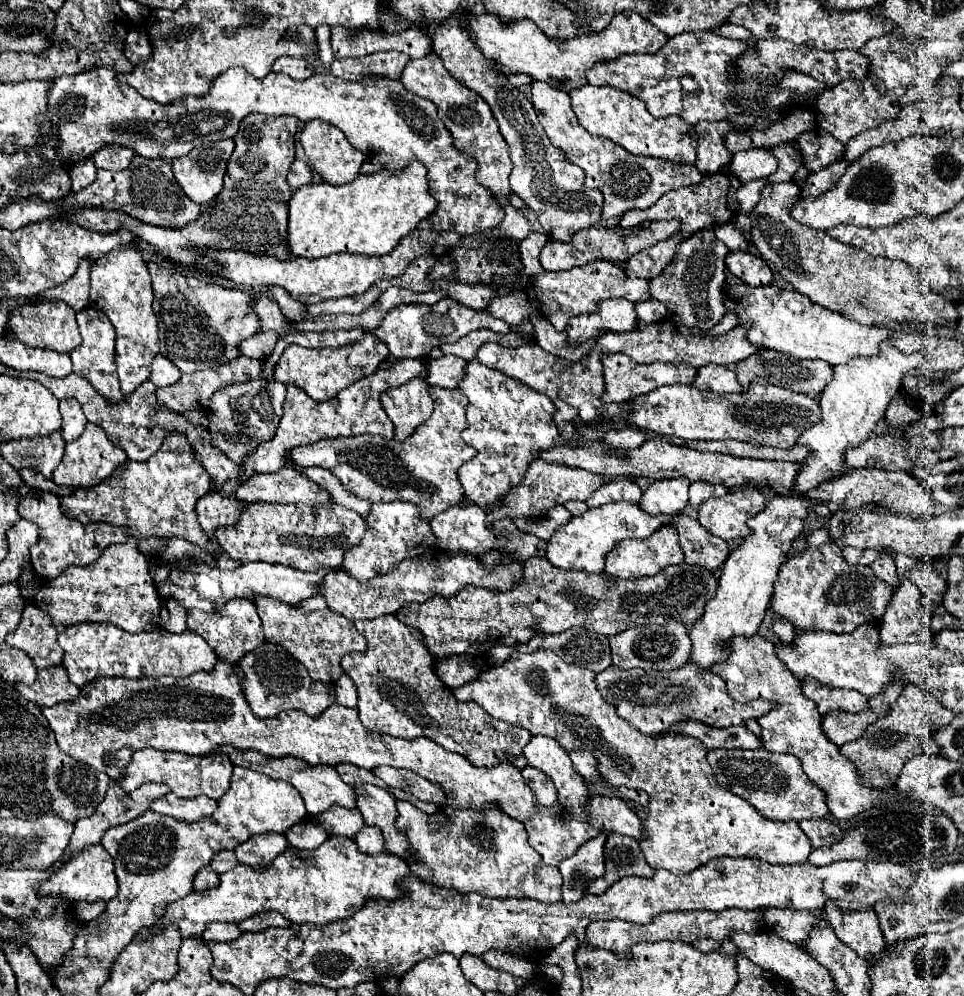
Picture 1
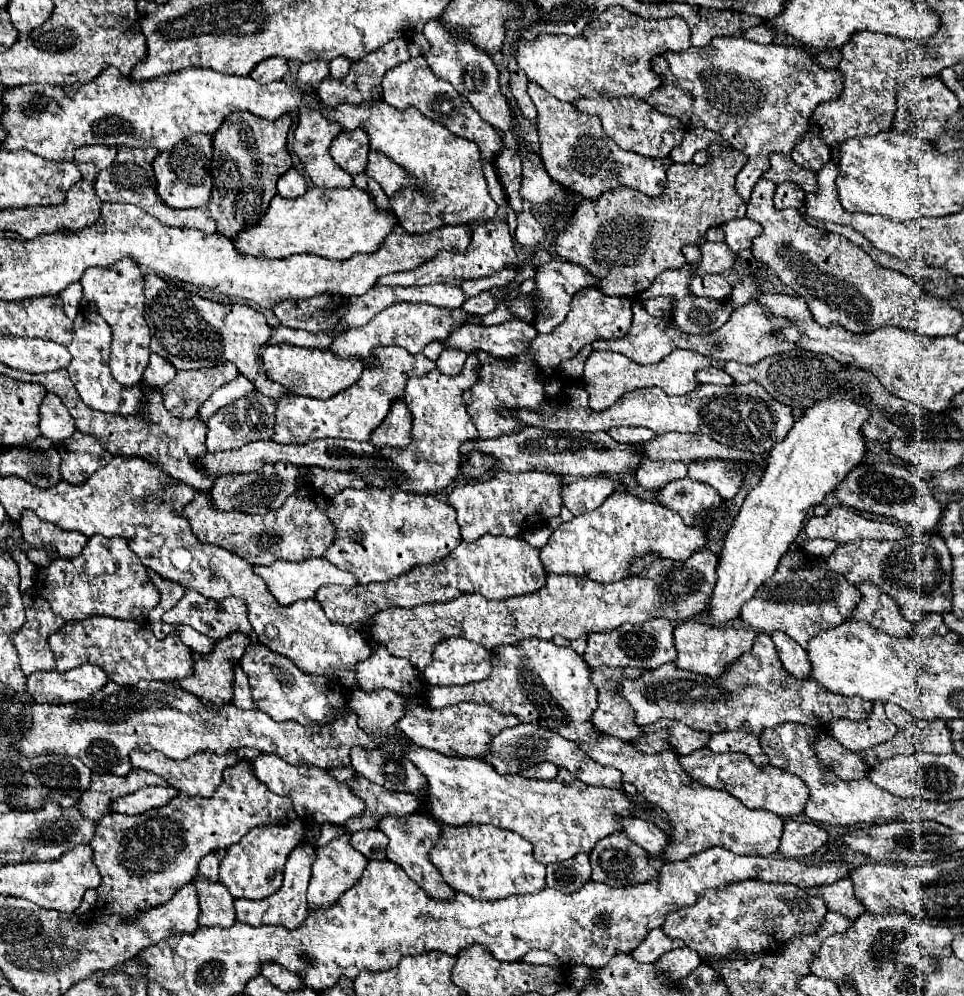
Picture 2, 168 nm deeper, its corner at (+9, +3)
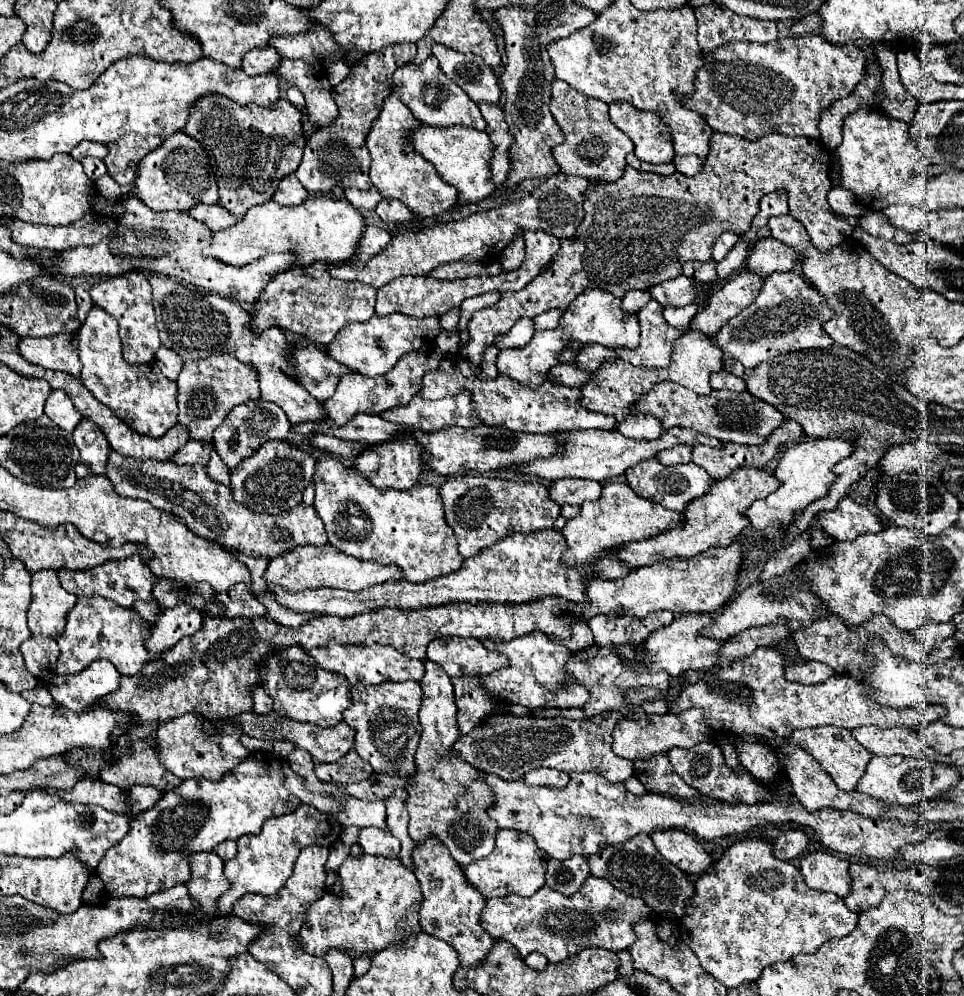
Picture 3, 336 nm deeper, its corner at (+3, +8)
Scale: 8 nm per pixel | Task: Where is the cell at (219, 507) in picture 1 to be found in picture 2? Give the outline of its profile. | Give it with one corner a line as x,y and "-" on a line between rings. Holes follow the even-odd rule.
266,463
262,473
240,473
240,475
220,475
210,491
214,507
220,511
242,511
250,515
266,515
284,505
284,501
298,489
300,465
292,463

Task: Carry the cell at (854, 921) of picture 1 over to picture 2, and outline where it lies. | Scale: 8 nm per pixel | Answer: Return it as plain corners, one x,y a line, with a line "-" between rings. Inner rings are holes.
850,877
838,879
836,883
830,885
820,885
820,887
808,887
806,893
814,895
814,897
822,897
826,901
826,907
830,911
842,913
850,919
856,919
860,913
864,913
866,909
860,907
860,903
854,899
854,887

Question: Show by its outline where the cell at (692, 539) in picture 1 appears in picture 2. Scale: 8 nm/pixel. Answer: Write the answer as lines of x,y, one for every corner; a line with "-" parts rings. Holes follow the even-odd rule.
614,491
598,509
578,515
574,517
570,523
560,523
552,537
548,539
548,543
540,549
540,559
544,563
546,573
554,573
554,575
576,575
576,577
588,577
596,583
616,583
622,581
626,577
632,575
630,571
630,561
644,557
648,553
654,553
662,559
672,559
672,561
680,561
680,559
688,559
694,551
702,549
706,545
706,531
700,531
698,527
688,527
682,523
682,519
656,503
650,501
642,501
638,497
632,497
630,493
624,491

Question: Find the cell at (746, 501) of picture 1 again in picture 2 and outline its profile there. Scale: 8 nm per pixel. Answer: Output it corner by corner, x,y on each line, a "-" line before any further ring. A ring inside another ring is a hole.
690,477
666,483
666,487
656,491
656,499
660,505
678,513
686,525
694,525
696,515
724,509
724,501
714,487

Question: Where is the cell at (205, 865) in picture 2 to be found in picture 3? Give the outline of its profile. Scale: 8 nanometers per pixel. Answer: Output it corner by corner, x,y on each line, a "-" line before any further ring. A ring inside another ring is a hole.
222,842
220,846
214,848
214,852
216,852
224,862
228,862
228,860
232,860
232,858
236,856
236,842

